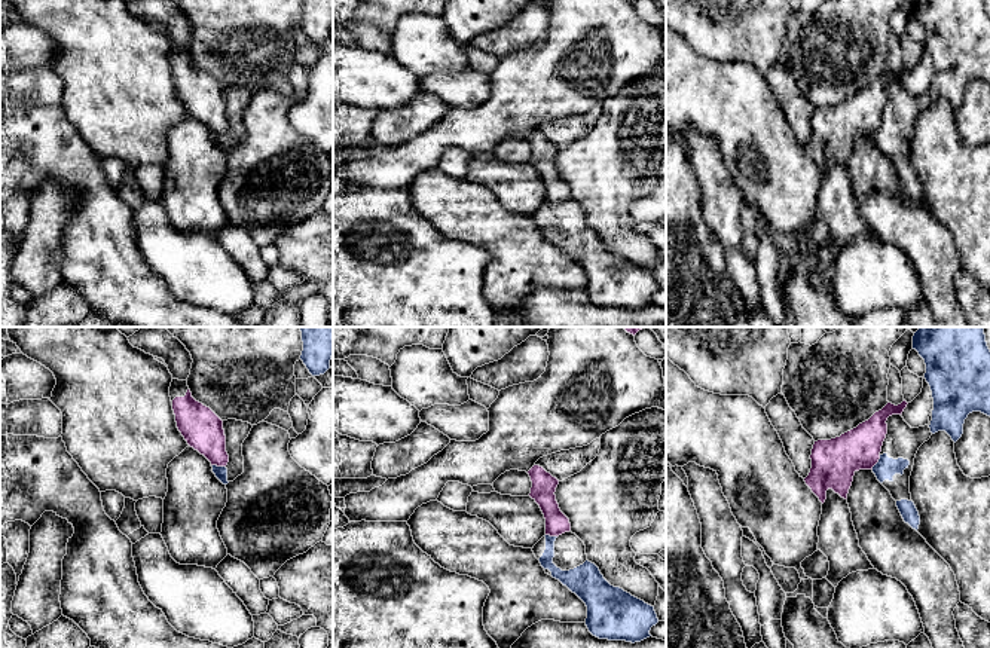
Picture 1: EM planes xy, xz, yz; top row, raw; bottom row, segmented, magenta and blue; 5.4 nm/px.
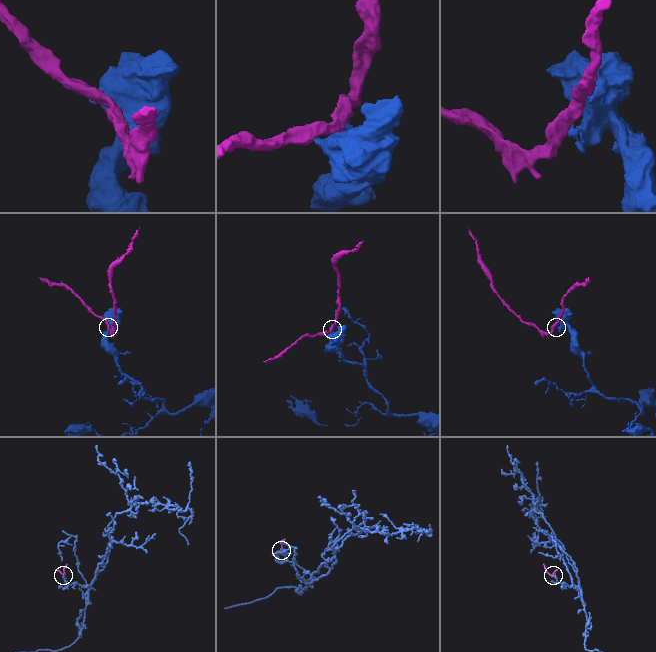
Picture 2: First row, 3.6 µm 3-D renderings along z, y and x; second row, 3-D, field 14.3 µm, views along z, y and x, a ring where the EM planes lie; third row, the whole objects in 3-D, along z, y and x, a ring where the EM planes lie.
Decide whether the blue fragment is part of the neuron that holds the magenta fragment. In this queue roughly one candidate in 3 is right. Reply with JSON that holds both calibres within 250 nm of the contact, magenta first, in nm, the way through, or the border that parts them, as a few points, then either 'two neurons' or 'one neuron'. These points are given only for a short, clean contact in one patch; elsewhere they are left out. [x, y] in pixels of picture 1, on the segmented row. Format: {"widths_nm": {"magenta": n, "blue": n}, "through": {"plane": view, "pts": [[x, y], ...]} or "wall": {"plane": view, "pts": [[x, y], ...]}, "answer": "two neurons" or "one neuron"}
{"widths_nm": {"magenta": 220, "blue": 70}, "wall": {"plane": "xy", "pts": [[211, 464], [225, 467]]}, "answer": "two neurons"}

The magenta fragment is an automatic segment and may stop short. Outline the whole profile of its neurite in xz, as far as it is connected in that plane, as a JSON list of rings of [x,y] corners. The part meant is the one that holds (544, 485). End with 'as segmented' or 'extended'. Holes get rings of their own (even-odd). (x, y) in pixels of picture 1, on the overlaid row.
[[[534,465],[528,474],[532,482],[529,496],[540,505],[544,514],[546,535],[559,537],[569,532],[569,519],[560,511],[554,495],[559,480],[540,465]]] | as segmented

